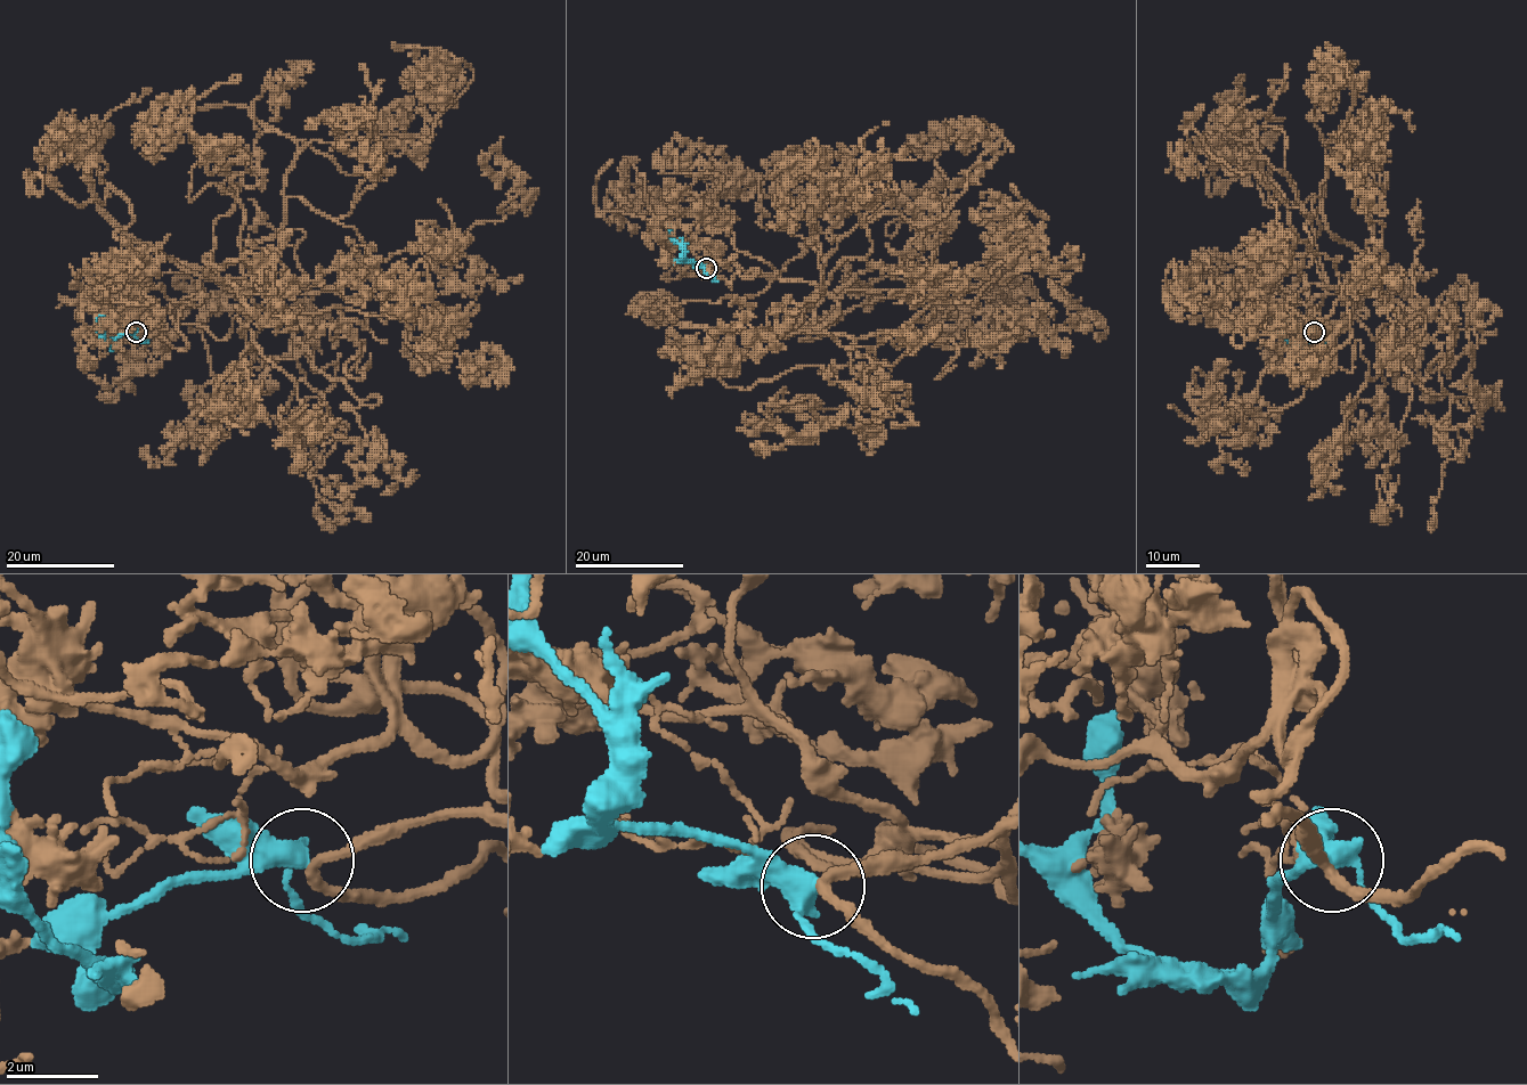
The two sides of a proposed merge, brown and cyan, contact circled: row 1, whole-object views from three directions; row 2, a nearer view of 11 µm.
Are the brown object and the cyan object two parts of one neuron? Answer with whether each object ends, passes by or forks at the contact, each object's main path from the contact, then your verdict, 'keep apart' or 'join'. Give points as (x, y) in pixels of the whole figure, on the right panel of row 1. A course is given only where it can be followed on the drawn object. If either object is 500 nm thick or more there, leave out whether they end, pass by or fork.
brown passes by; cyan passes by; brown runs (1314, 333), (1334, 333), (1320, 341), (1322, 350), (1315, 341), (1323, 277), (1329, 287), (1375, 278), (1356, 146); cyan runs (1314, 333), (1308, 335), (1304, 345), (1294, 345), (1285, 334), (1289, 315); keep apart

